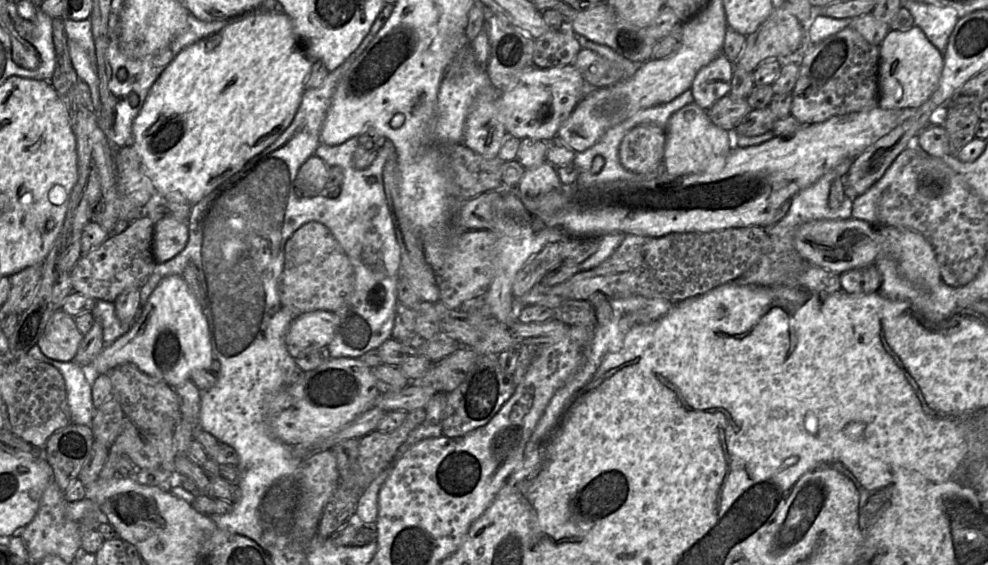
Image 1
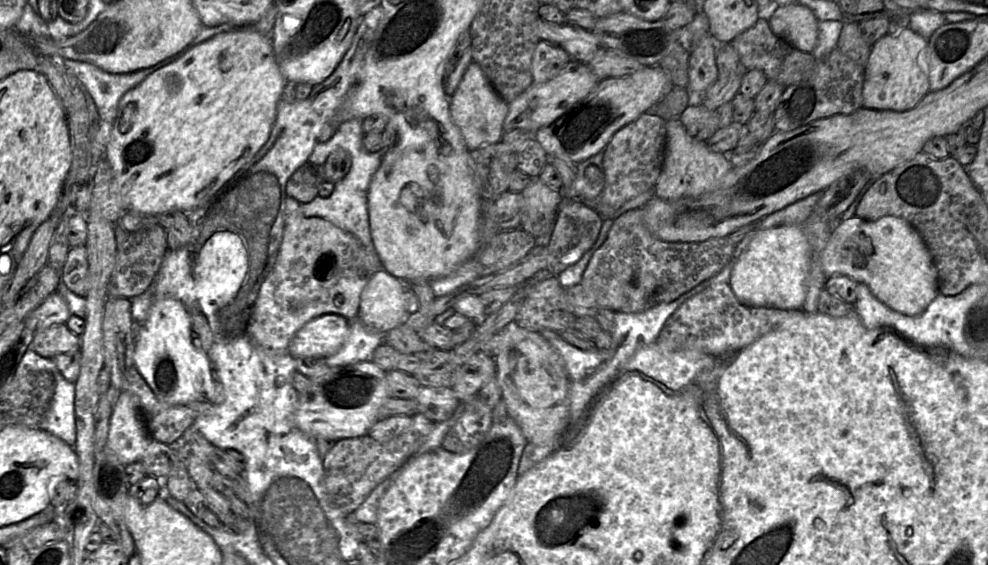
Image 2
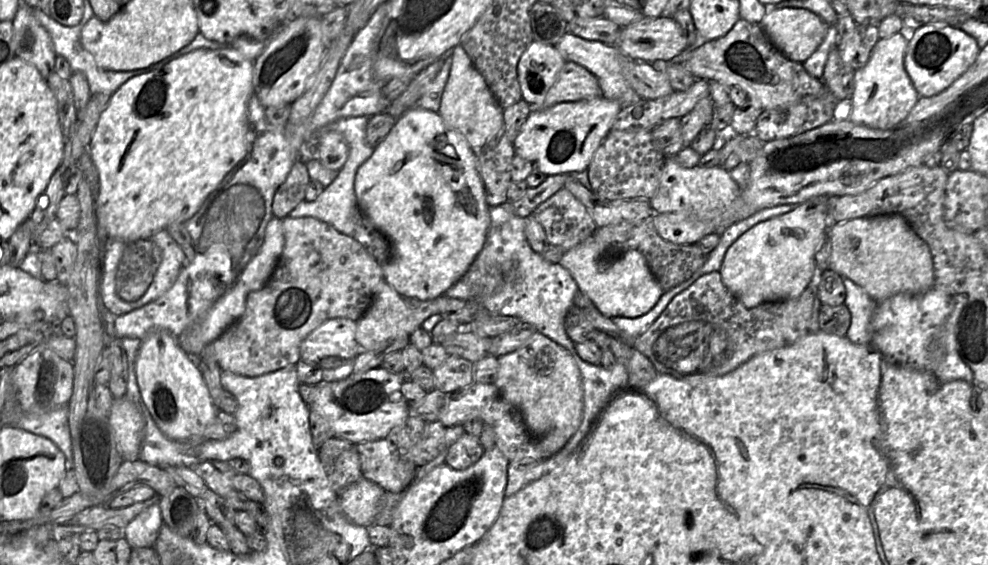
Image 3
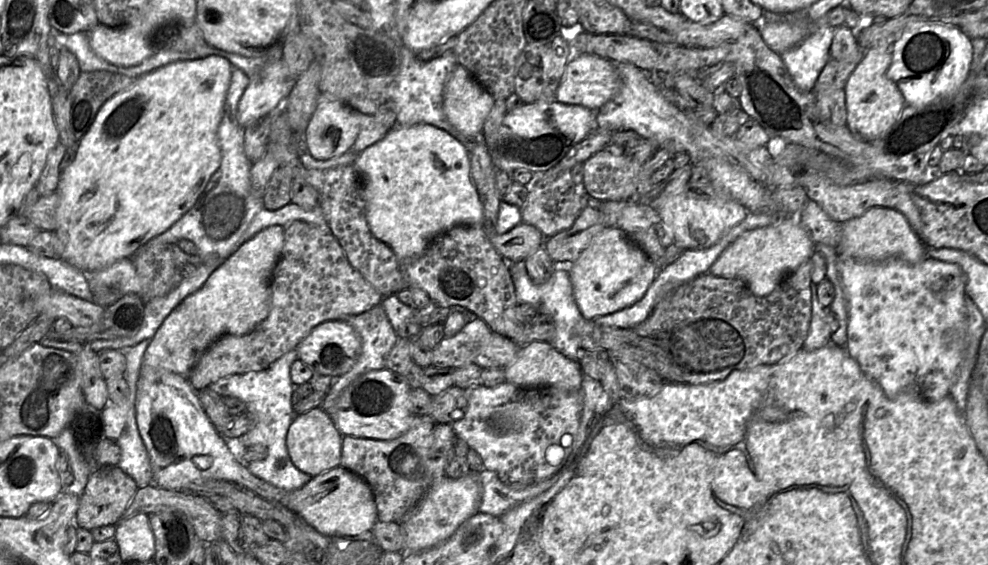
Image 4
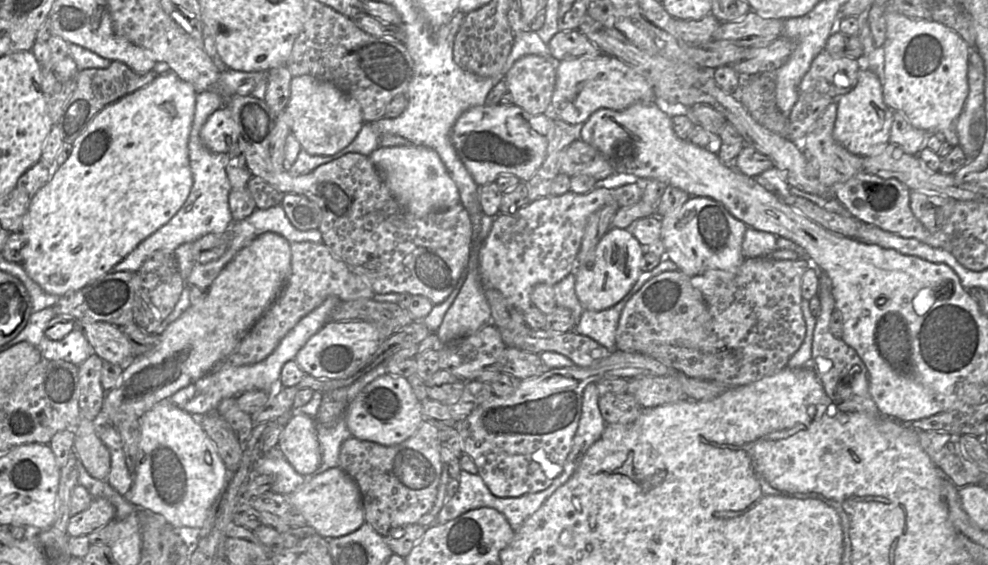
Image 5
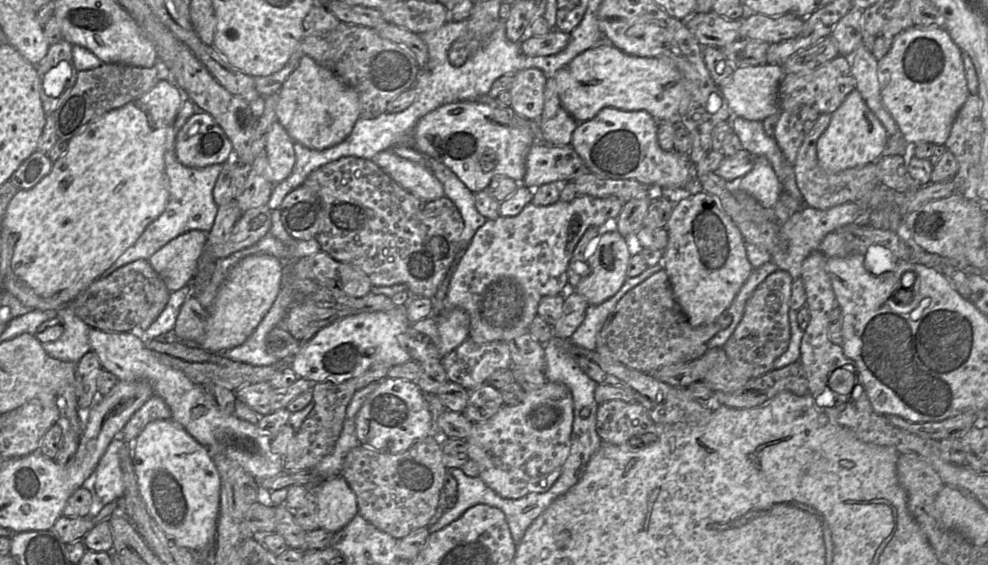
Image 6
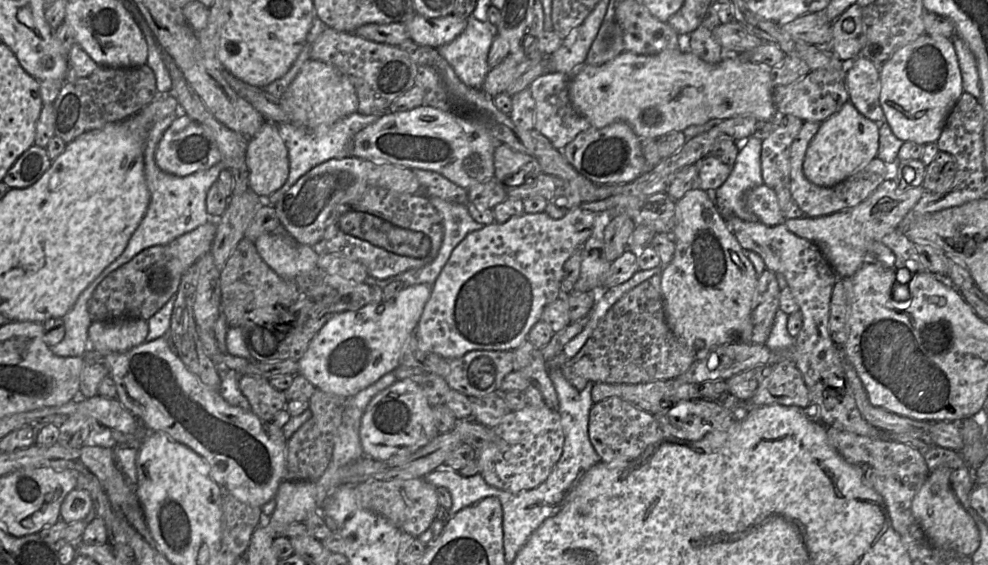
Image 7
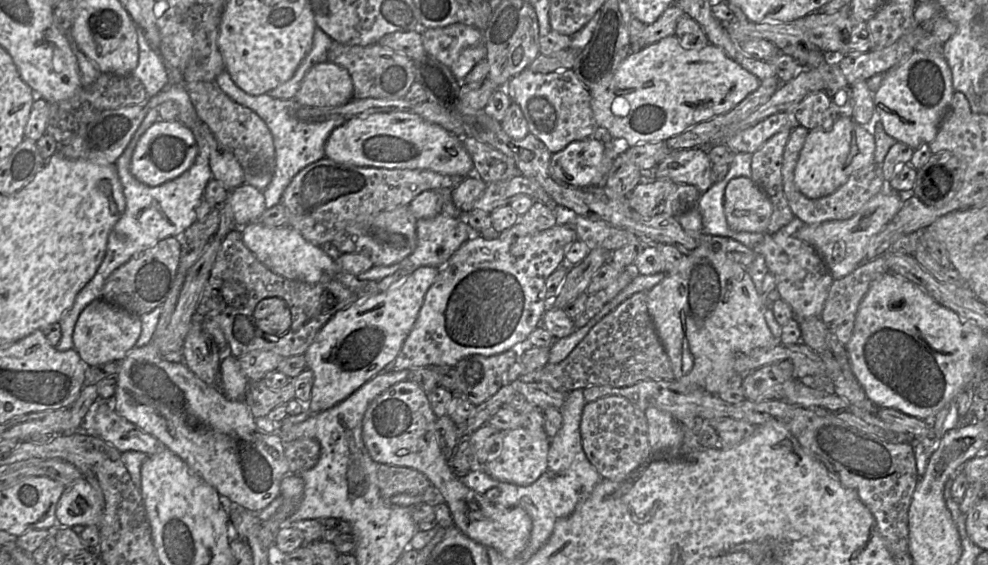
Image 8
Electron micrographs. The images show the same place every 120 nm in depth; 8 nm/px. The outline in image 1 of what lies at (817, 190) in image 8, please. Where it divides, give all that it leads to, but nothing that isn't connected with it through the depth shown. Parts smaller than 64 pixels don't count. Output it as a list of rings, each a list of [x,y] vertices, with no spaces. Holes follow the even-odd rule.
[[[918,26],[906,30],[890,29],[879,45],[879,106],[883,109],[906,109],[922,106],[938,88],[943,70],[943,53]]]

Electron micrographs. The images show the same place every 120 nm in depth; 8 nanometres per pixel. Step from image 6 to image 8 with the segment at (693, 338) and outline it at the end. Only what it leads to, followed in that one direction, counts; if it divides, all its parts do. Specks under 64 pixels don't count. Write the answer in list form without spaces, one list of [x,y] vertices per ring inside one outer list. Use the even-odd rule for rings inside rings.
[[[646,291],[633,294],[623,301],[615,310],[598,322],[586,337],[560,363],[548,363],[545,367],[532,373],[526,373],[521,363],[516,361],[504,375],[504,385],[516,380],[521,382],[547,383],[554,389],[571,392],[591,386],[628,387],[644,380],[673,380],[674,373],[669,357],[657,336],[647,308]]]

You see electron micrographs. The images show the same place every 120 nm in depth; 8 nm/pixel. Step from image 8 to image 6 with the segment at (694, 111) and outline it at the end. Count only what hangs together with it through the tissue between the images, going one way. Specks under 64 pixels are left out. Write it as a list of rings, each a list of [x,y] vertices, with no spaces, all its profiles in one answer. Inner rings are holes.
[[[603,42],[576,56],[553,77],[563,108],[578,123],[591,120],[603,108],[612,107],[622,111],[647,111],[658,122],[681,125],[684,79],[668,58],[634,56]],[[756,65],[737,68],[733,74],[726,80],[724,85],[718,86],[721,93],[727,100],[729,110],[733,117],[742,117],[751,121],[764,121],[767,117],[778,113],[778,87],[784,76],[781,65]]]

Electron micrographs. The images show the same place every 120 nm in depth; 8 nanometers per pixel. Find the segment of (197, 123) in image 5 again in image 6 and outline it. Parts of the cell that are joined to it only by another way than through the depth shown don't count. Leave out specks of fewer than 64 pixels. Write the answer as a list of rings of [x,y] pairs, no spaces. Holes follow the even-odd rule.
[[[185,99],[174,125],[169,128],[164,152],[165,173],[169,181],[169,196],[163,212],[152,221],[142,232],[136,242],[129,247],[99,278],[107,277],[113,272],[134,261],[149,258],[160,248],[191,230],[200,230],[209,232],[213,226],[218,212],[218,206],[213,199],[213,187],[222,171],[222,164],[212,164],[202,168],[192,168],[181,164],[175,152],[175,138],[179,129],[184,125],[187,119],[197,111],[197,107],[190,99]]]

